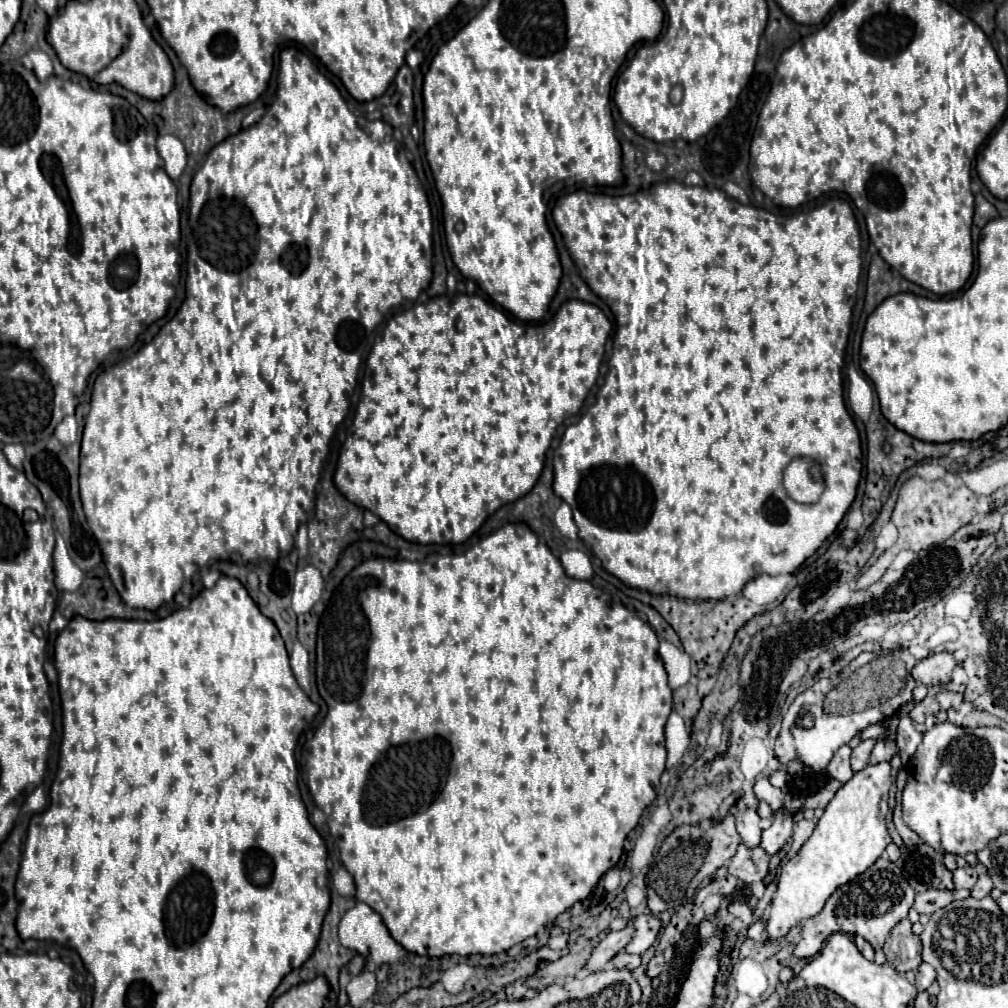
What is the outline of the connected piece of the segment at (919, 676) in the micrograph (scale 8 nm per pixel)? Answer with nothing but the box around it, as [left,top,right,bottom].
[912,653,960,685]

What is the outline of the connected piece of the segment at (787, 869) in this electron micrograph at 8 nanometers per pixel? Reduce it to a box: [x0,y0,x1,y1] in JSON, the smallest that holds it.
[766,763,892,941]

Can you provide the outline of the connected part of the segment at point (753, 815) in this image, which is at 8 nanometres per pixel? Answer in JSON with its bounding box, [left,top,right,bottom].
[736,809,762,849]

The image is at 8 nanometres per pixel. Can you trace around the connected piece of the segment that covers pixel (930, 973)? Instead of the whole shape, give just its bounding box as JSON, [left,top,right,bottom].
[914,963,936,991]

